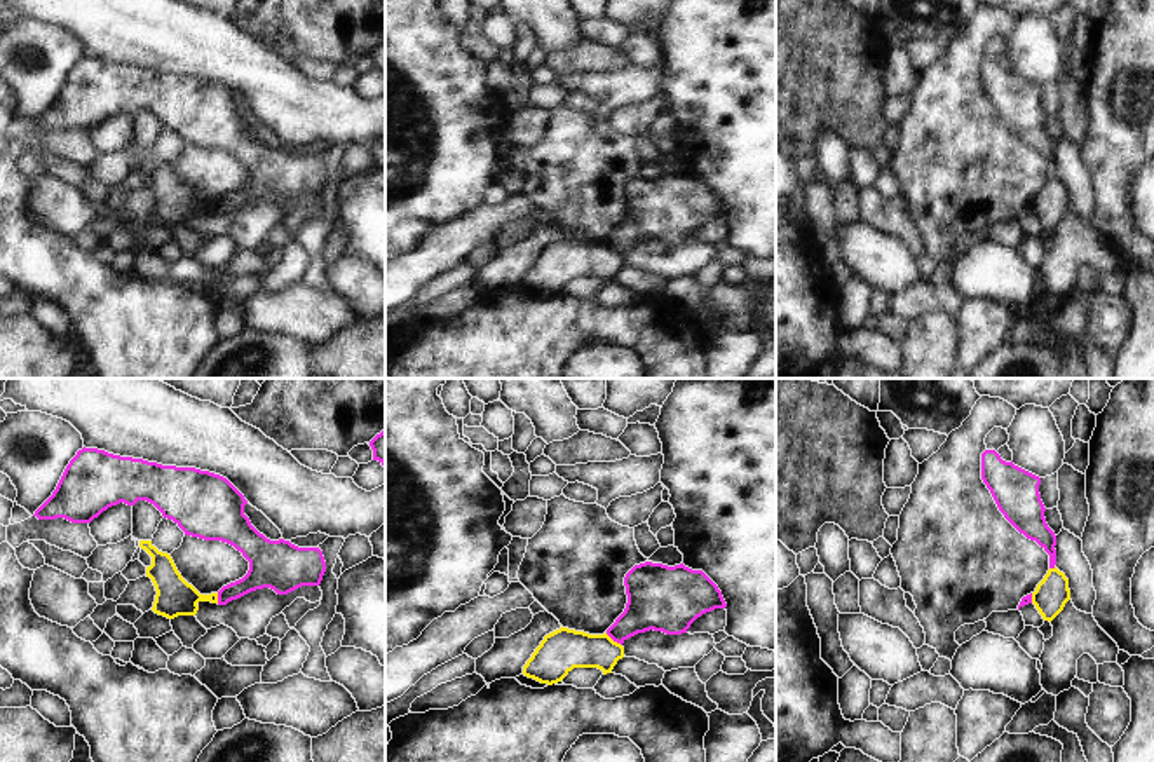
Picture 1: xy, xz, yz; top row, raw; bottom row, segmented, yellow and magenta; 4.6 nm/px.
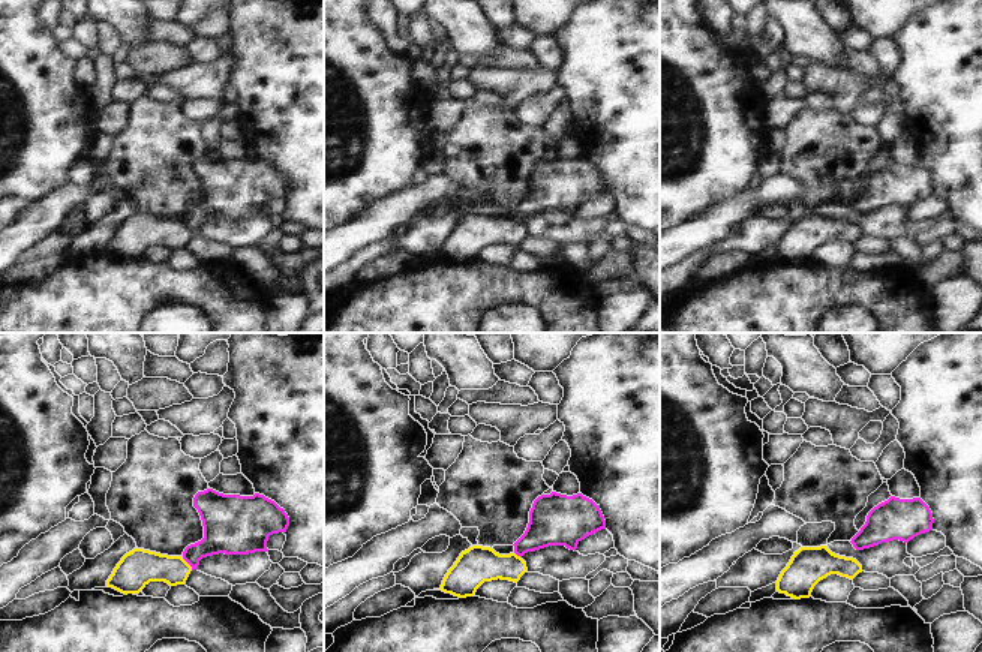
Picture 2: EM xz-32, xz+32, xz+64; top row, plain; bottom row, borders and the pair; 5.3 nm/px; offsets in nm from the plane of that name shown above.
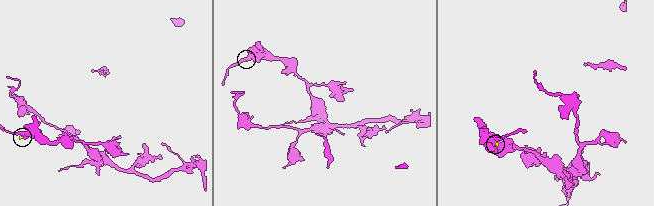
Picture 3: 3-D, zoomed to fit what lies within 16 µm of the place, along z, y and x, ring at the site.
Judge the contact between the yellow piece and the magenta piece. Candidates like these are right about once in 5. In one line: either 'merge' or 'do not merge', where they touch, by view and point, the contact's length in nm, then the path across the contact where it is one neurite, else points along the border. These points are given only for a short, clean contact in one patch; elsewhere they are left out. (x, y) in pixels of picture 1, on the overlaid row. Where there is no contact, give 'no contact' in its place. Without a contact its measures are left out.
do not merge | xz (612, 640) | 100 nm | along xz (605, 633), (621, 646)

